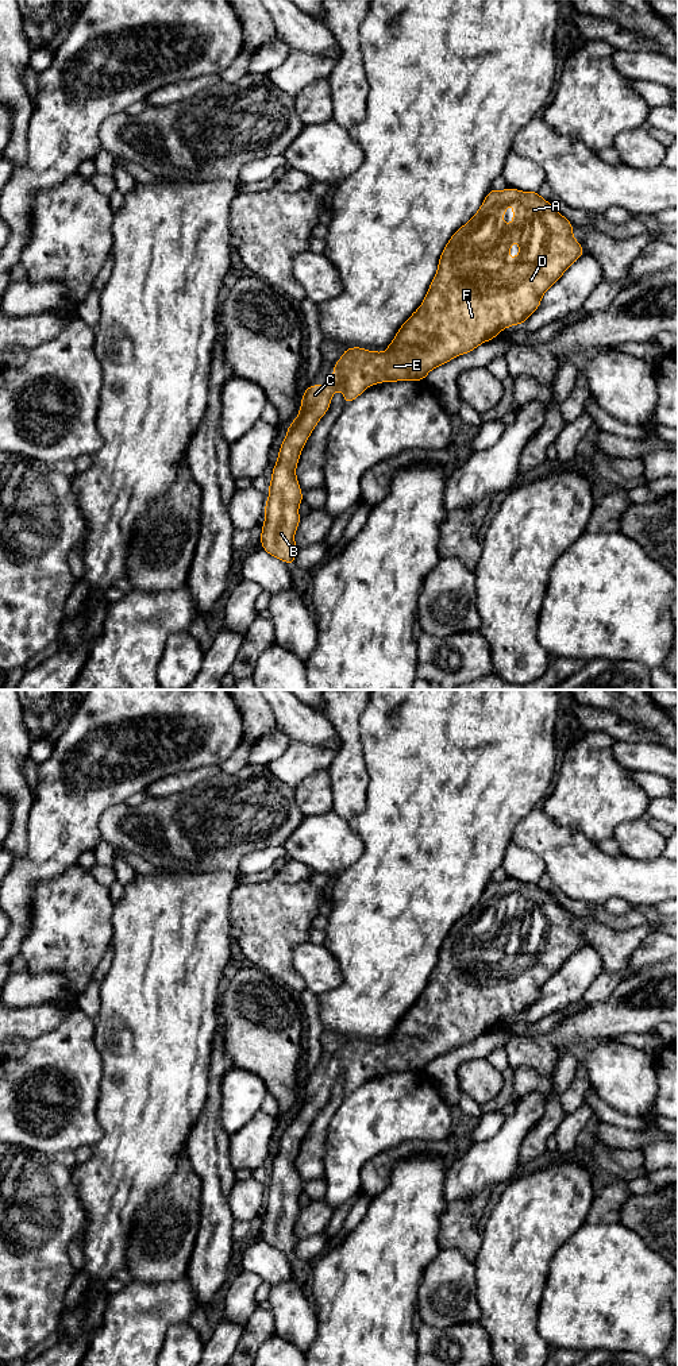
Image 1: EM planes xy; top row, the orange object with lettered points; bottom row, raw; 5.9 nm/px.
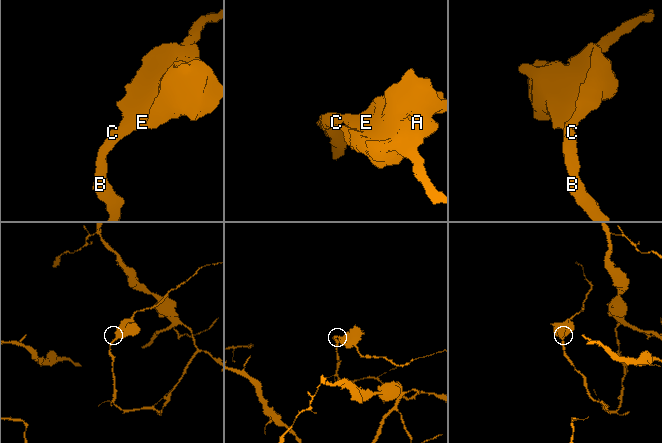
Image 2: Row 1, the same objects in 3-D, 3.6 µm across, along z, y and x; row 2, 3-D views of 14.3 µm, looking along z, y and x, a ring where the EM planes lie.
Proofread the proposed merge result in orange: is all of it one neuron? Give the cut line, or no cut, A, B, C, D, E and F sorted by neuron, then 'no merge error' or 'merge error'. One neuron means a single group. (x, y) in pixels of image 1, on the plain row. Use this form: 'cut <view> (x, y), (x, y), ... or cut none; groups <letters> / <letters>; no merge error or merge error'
cut none; groups A B C D E F; no merge error

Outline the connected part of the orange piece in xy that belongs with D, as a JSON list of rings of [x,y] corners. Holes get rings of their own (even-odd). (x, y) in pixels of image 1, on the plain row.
[[[492,880],[477,904],[447,933],[424,992],[400,1018],[386,1042],[347,1039],[334,1057],[331,1073],[312,1076],[304,1083],[300,1103],[289,1115],[271,1164],[261,1223],[263,1242],[289,1257],[300,1242],[294,1235],[294,1224],[301,1211],[298,1197],[303,1193],[303,1184],[296,1169],[296,1158],[308,1128],[330,1100],[335,1083],[343,1083],[347,1096],[370,1076],[425,1070],[435,1058],[473,1042],[508,1018],[525,1014],[539,999],[544,984],[583,945],[582,937],[573,927],[573,915],[538,883]],[[511,892],[513,914],[504,915],[502,907]],[[515,929],[520,944],[511,950],[509,941]]]

